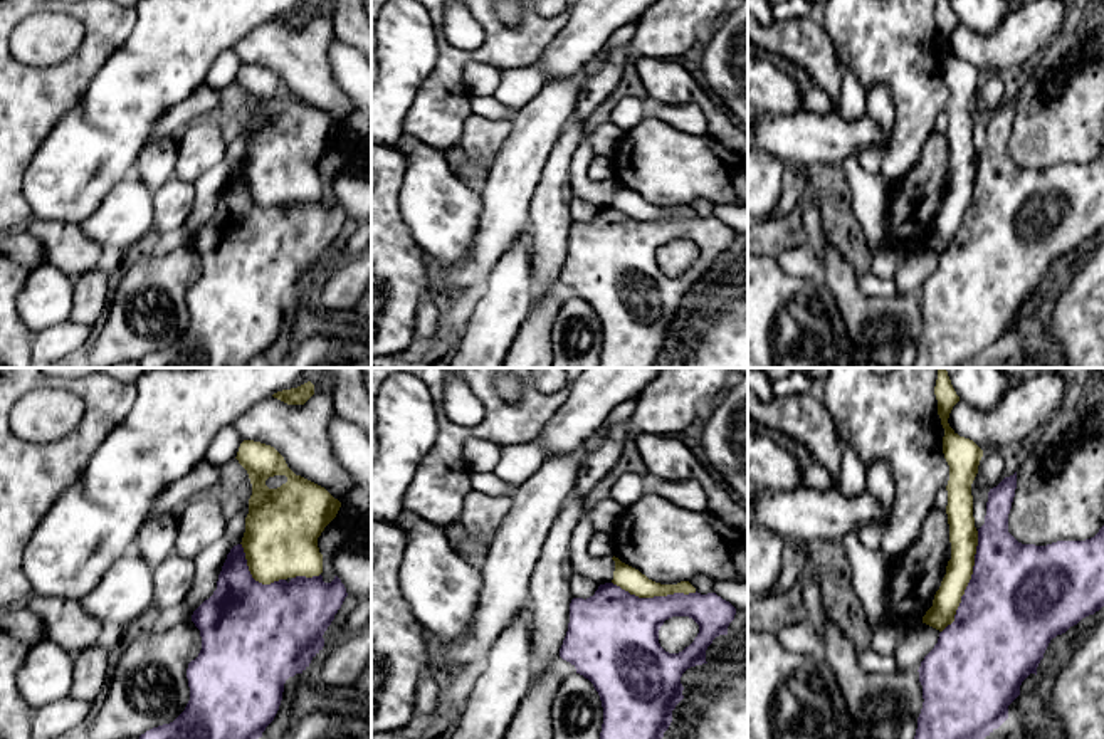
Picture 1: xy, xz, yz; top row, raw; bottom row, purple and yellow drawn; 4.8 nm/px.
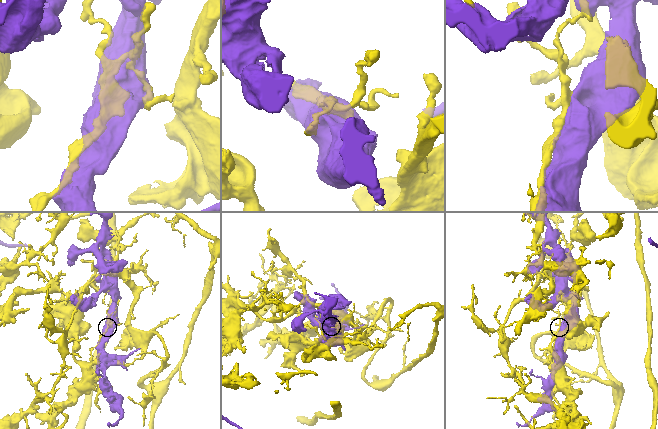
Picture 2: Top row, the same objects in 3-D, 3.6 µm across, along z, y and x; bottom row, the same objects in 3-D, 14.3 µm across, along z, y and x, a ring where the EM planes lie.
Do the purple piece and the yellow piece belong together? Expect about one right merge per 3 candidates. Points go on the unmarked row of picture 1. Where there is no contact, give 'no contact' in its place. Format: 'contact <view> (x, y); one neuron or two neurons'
contact yz (970, 205); two neurons

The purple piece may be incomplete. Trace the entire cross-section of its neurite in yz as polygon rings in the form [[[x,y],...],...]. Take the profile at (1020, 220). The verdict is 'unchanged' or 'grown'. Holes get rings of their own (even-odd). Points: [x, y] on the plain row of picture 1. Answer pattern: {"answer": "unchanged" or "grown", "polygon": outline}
{"answer": "unchanged", "polygon": [[[1017,96],[990,113],[971,203],[954,245],[919,291],[923,333],[912,368],[978,368],[1008,343],[1008,329],[1052,262],[1104,230],[1104,149],[1086,165],[1022,168],[1008,156]]]}

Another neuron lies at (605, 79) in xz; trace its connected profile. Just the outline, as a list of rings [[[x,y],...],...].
[[[618,47],[610,52],[603,66],[583,84],[566,126],[573,121],[585,121],[615,91],[627,60],[627,49]]]

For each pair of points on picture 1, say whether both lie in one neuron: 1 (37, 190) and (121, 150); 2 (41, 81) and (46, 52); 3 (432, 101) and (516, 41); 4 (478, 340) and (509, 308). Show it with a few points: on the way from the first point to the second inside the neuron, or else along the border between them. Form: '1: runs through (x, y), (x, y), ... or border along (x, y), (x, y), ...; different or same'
1: runs through (57, 185), (93, 150), (101, 150); same
2: border along (78, 46), (52, 64), (26, 66), (17, 61); different
3: runs through (446, 78), (466, 56), (493, 51); same
4: runs through (486, 331), (501, 316); same

